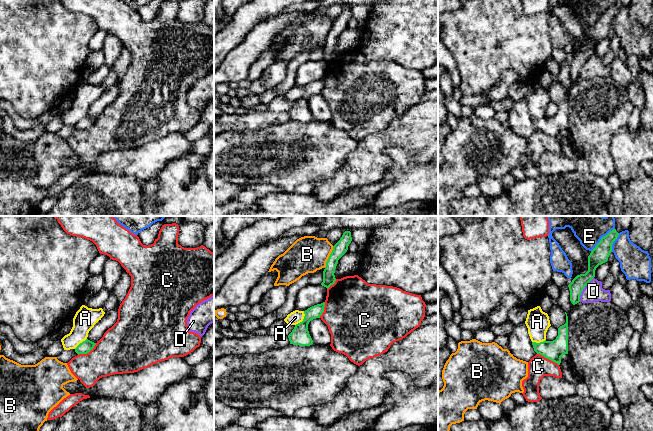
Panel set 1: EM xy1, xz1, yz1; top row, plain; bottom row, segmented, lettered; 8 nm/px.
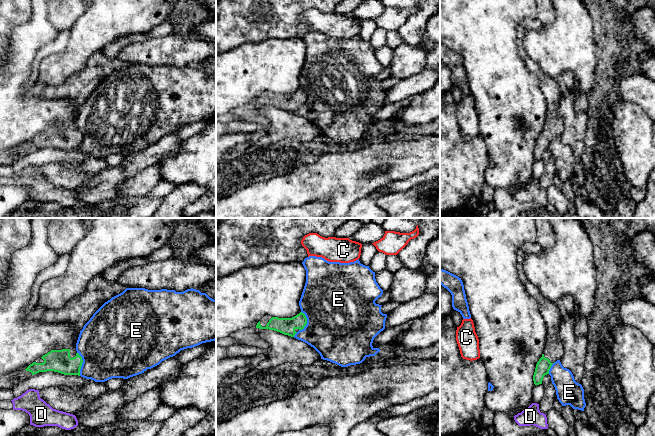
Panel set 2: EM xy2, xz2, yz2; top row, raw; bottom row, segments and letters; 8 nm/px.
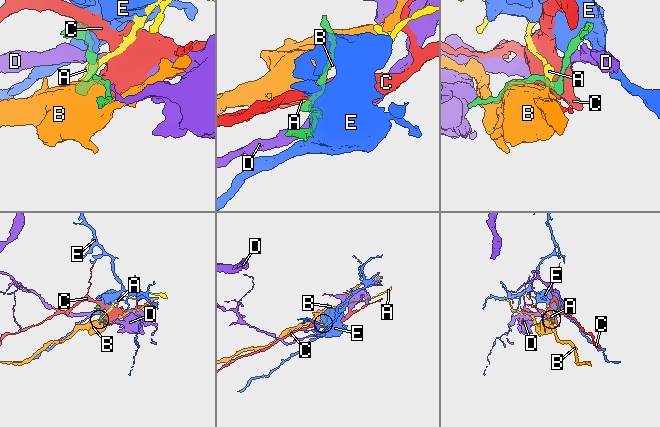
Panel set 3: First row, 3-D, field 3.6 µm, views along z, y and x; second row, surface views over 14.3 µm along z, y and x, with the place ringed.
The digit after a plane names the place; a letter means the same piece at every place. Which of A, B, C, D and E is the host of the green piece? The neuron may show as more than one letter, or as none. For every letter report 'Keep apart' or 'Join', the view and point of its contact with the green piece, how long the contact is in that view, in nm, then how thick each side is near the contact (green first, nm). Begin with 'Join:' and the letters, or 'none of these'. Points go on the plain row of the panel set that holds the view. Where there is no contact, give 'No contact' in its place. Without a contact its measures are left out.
Join: none of these
A: Keep apart. Touches green at xz1 (303, 95). Shared border 140 nm. Thickness 150 nm (green) against 110 nm
B: Keep apart. Touches green at xz1 (329, 33). Shared border 190 nm. Thickness 110 nm (green) against 300 nm
C: Keep apart. Touches green at yz1 (548, 134). Shared border 200 nm. Thickness 160 nm (green) against 170 nm
D: Keep apart. Touches green at yz1 (583, 64). Shared border 240 nm. Thickness 120 nm (green) against 160 nm
E: Keep apart. Touches green at yz1 (601, 14). Shared border 260 nm. Thickness 140 nm (green) against 190 nm

